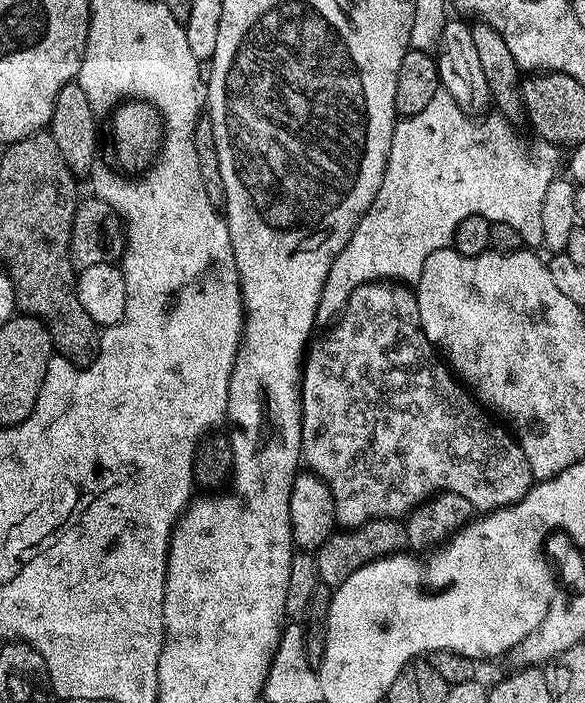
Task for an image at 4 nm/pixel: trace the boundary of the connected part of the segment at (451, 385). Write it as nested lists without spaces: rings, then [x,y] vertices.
[[[373,282],[359,284],[350,294],[344,311],[335,317],[328,337],[320,344],[316,354],[307,359],[302,368],[300,381],[300,409],[302,410],[302,442],[300,451],[307,471],[326,482],[334,500],[336,522],[341,529],[357,528],[371,520],[395,520],[404,518],[420,507],[425,500],[442,492],[462,494],[477,513],[487,514],[497,508],[516,504],[533,486],[530,462],[520,448],[520,441],[507,427],[495,424],[497,421],[473,397],[469,389],[450,371],[449,365],[438,355],[437,349],[426,338],[418,318],[418,302],[415,291],[400,282]]]

